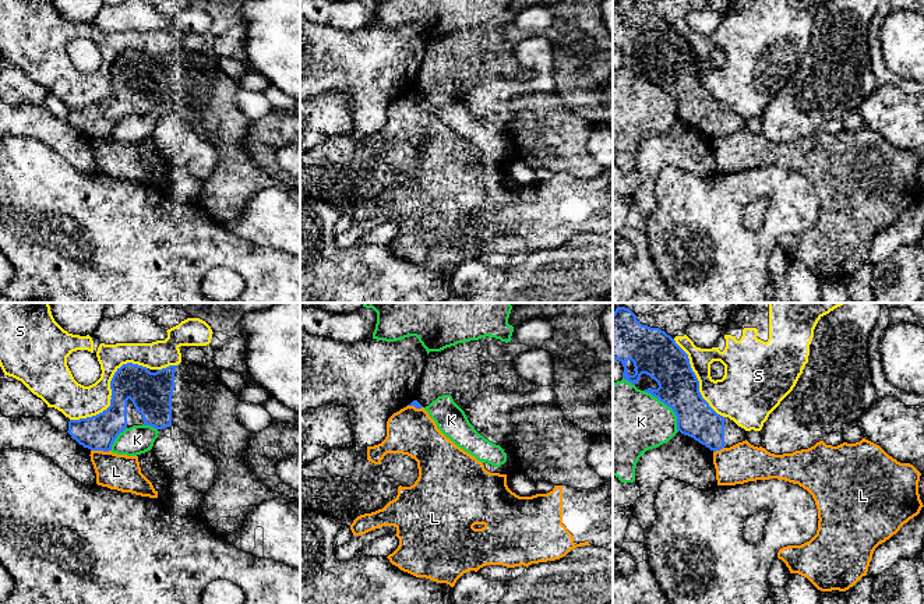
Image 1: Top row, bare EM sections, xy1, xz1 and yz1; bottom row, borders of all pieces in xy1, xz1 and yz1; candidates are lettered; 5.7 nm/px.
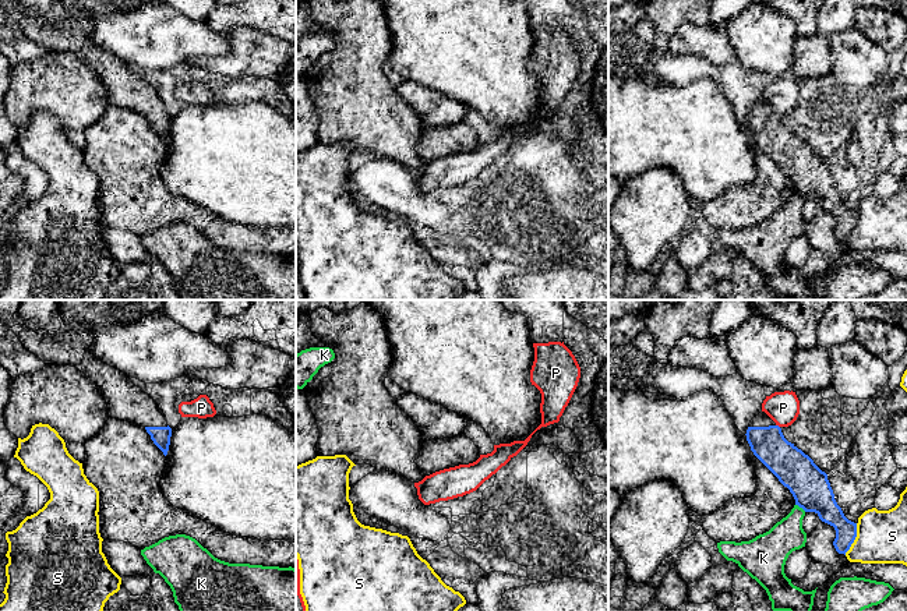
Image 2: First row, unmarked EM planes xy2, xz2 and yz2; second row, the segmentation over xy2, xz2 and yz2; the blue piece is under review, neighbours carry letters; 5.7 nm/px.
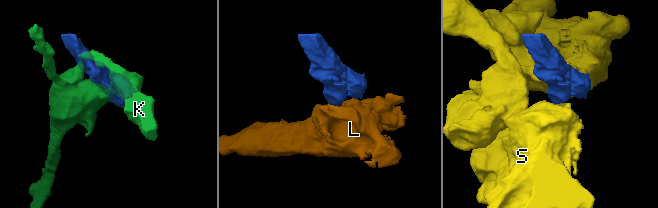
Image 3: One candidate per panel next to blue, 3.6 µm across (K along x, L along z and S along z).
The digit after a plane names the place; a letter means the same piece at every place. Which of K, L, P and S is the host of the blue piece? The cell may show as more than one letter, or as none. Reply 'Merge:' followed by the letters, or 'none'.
Merge: none

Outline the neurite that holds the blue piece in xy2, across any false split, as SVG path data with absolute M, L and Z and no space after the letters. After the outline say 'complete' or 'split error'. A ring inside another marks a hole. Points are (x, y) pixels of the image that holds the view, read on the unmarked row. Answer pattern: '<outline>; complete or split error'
M14 1L6 13L22 33L45 52L75 54L98 74L103 82L112 106L138 112L147 117L153 131L167 142L172 116L156 95L153 86L120 57L99 49L89 38L93 31L91 18L77 10L66 13L59 3L61 15L54 22L39 22L29 17L20 1Z; split error

